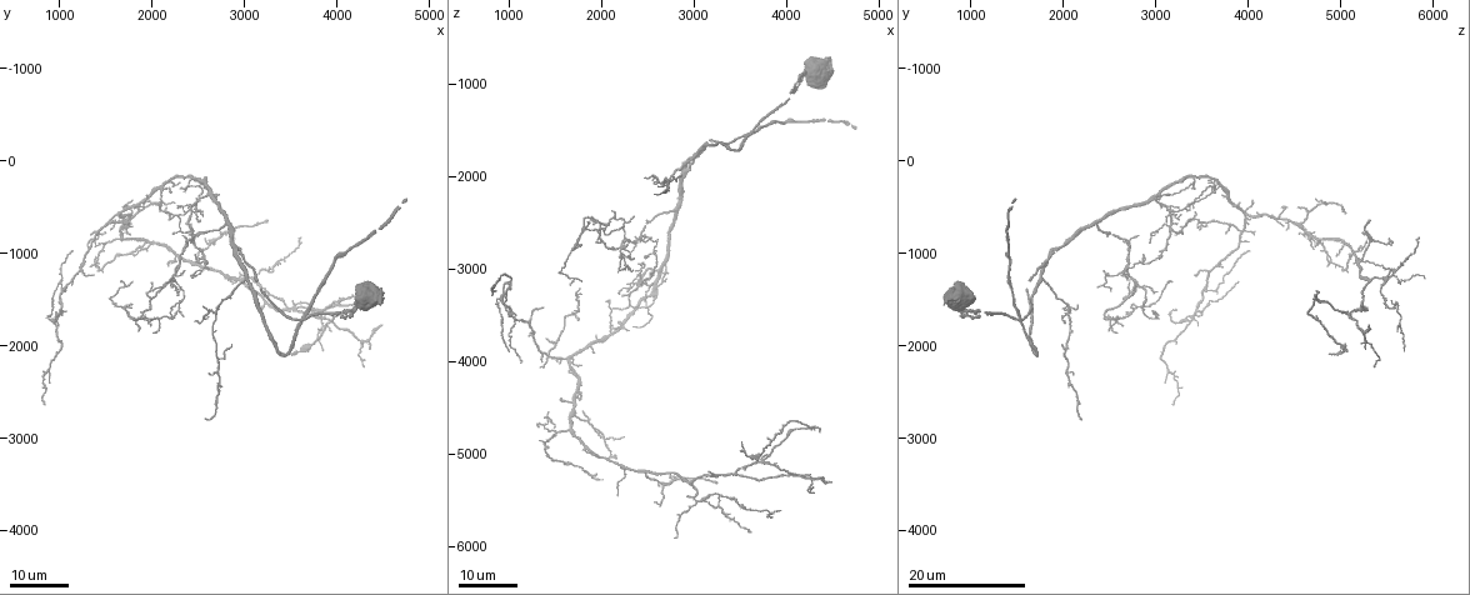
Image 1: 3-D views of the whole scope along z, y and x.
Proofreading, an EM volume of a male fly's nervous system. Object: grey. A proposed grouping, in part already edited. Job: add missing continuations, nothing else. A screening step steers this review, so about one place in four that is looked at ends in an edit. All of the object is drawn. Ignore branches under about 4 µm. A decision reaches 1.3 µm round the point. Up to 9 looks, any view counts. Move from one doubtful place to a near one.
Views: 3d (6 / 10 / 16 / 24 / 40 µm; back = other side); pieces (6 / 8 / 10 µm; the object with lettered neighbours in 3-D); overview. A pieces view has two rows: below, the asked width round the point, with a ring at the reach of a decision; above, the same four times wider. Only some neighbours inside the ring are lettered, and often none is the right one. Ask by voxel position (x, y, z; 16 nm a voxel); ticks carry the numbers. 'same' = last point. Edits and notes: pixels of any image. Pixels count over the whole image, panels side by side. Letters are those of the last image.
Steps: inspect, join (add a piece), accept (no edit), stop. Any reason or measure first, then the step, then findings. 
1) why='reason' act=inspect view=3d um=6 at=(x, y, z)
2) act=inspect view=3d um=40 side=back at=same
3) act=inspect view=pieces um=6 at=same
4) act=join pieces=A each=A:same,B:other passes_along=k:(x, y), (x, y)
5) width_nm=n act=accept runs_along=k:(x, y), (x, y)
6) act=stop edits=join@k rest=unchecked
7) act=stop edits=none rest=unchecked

why='thick end' act=inspect view=3d um=24 at=(4750, 400, 1450)

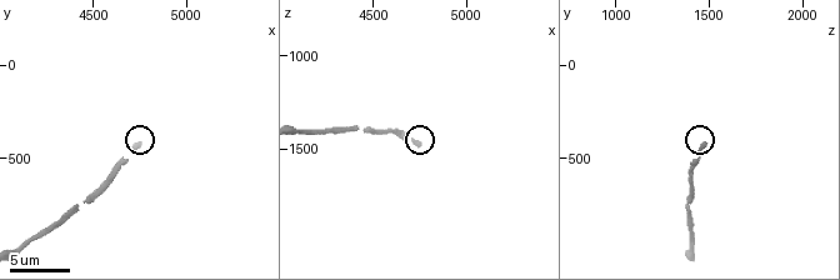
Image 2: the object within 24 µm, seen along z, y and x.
why='what lies round it' act=inspect view=pieces um=8 at=(4740, 420, 1460)

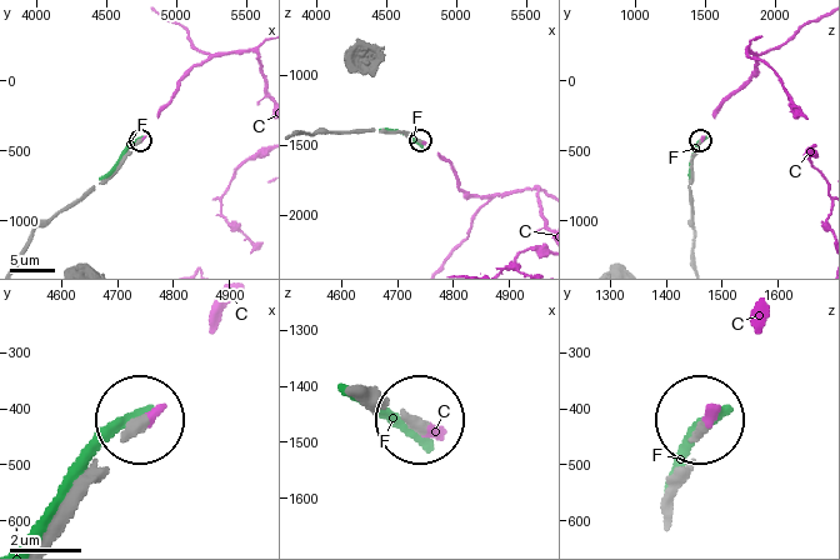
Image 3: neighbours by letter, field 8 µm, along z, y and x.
act=join pieces=C each=C:same,F:other passes_along=3:(50, 520), (155, 413), (226, 300) found='the neuron continues'

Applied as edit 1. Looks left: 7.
why='free end' act=inspect view=3d um=16 at=(3200, 1400, 1600)

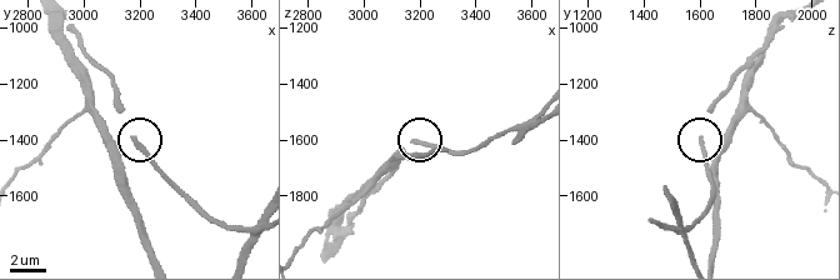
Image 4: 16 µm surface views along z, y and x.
why='what lies round it' act=inspect view=pieces um=6 at=(3180, 1410, 1600)

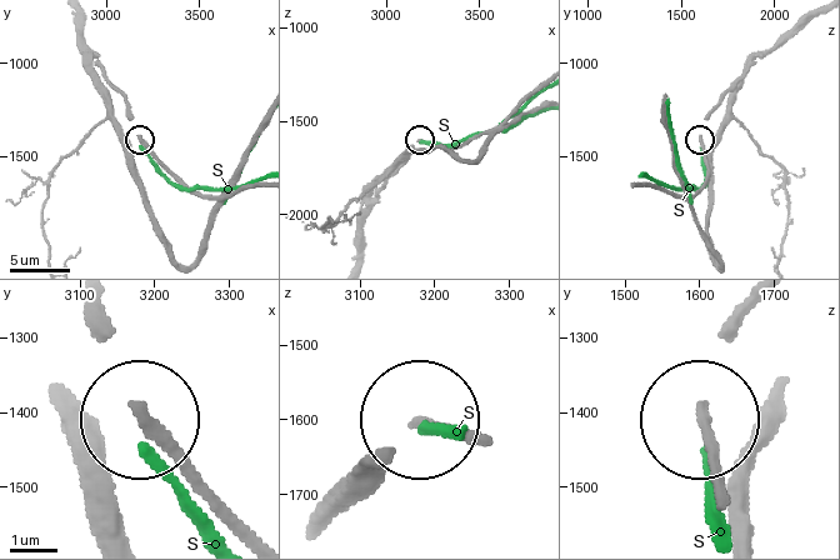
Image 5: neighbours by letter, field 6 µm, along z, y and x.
act=accept each=S:other runs_along=5:(256, 184), (224, 195), (196, 194), (141, 140) found='none of them fits'

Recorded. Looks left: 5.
why='free end' act=inspect view=3d um=24 at=(2200, 750, 3300)

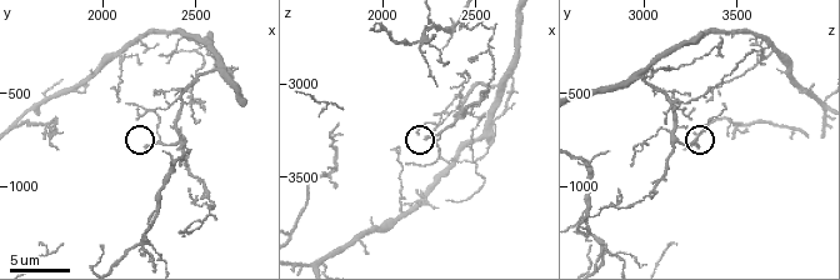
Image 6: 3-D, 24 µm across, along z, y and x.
why='what lies round it' act=inspect view=pieces um=10 at=(2220, 780, 3280)

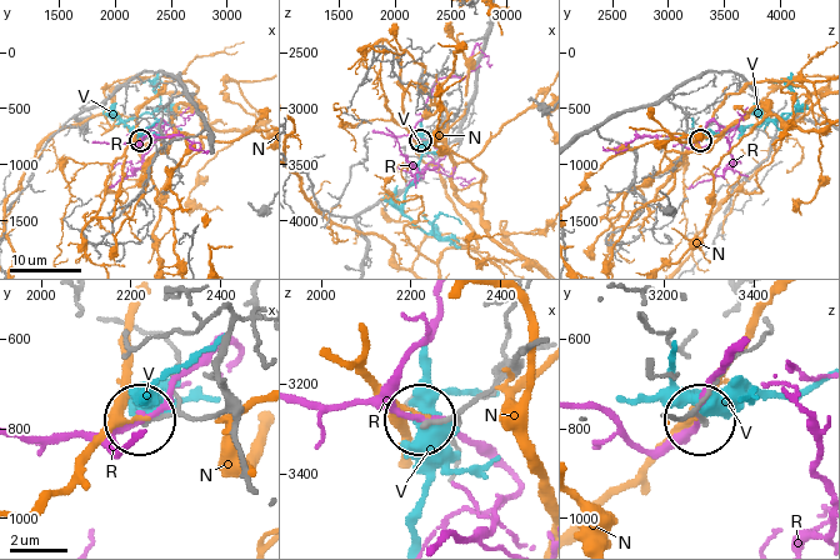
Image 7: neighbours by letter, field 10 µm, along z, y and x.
act=accept each=N:other,R:other,V:other runs_along=7:(234, 305), (220, 349), (225, 406), (144, 420) found='none of them fits'

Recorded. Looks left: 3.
why='branch stops here' act=inspect view=3d um=16 at=(4250, 1550, 5250)

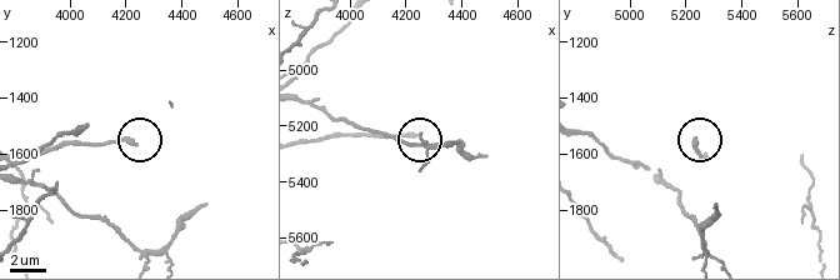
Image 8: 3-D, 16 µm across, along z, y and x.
act=inspect view=pieces um=10 at=(4230, 1560, 5240)

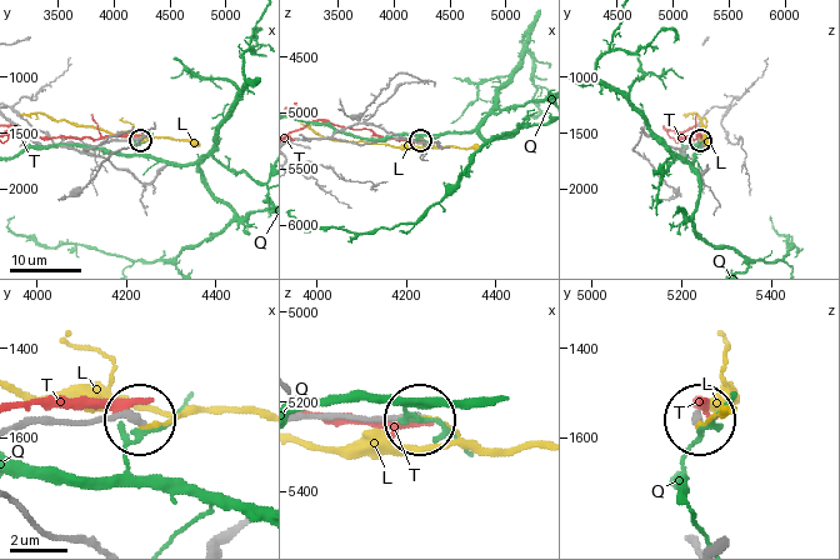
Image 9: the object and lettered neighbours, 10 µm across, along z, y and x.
act=accept each=L:other,Q:other,T:other runs_along=9:(314, 138), (358, 144), (418, 139) found='no lettered piece goes on from it'

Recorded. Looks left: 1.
act=stop edits=join@3 rest=unchecked

